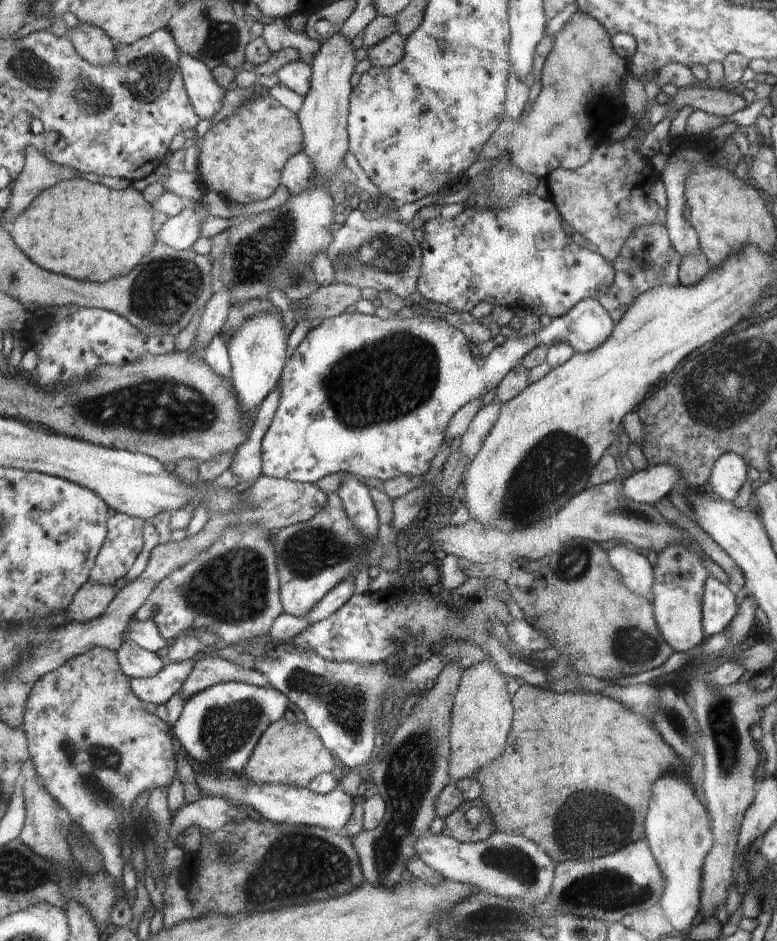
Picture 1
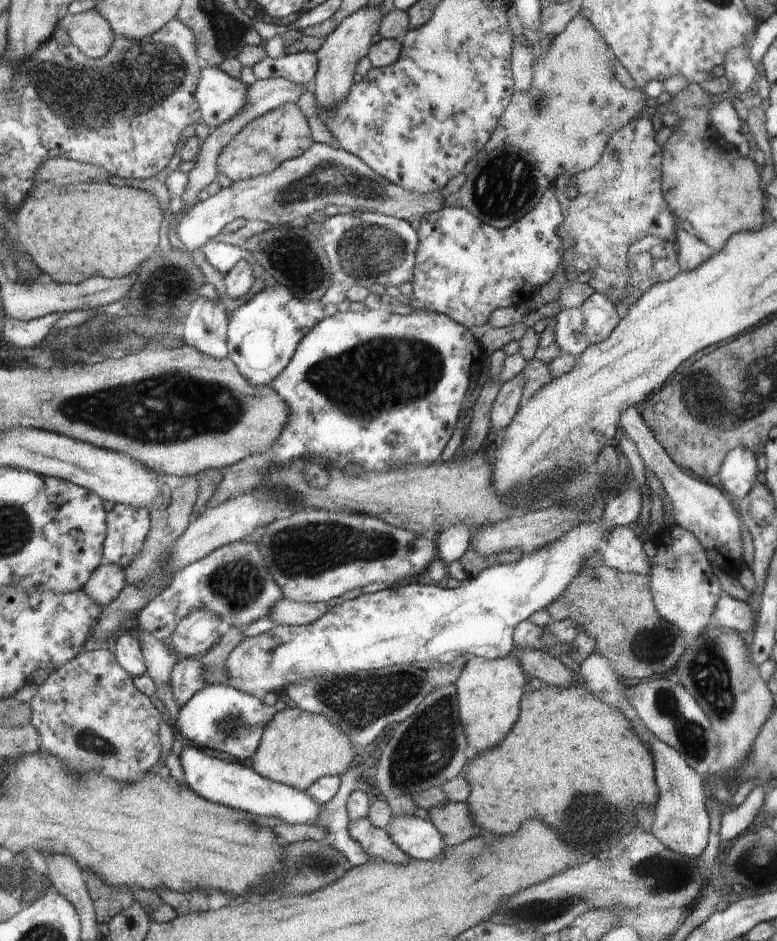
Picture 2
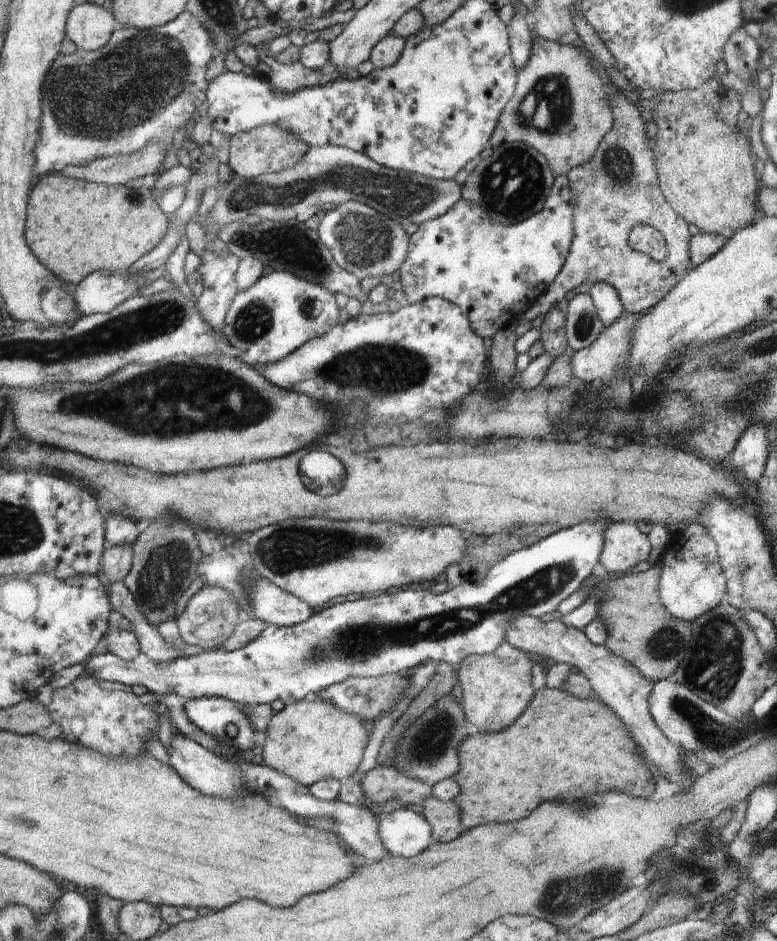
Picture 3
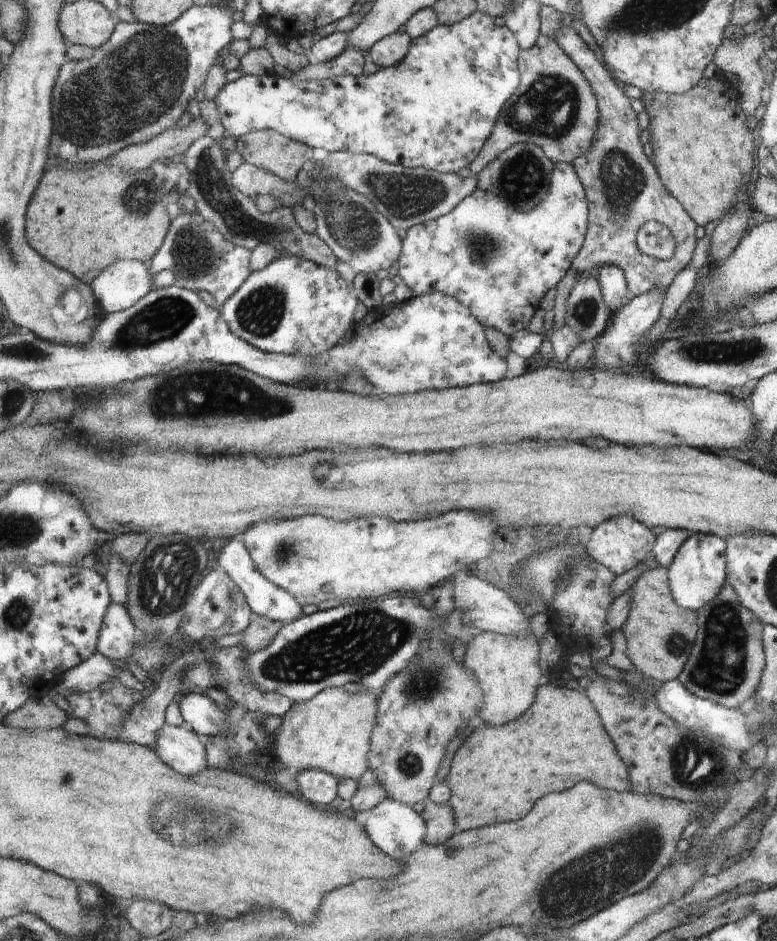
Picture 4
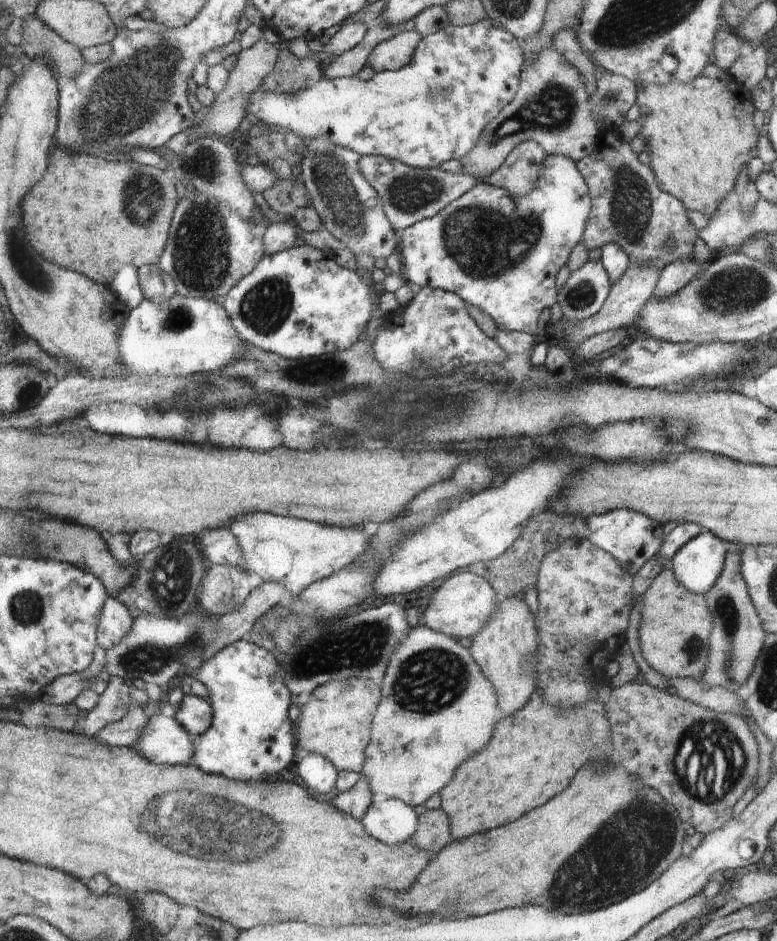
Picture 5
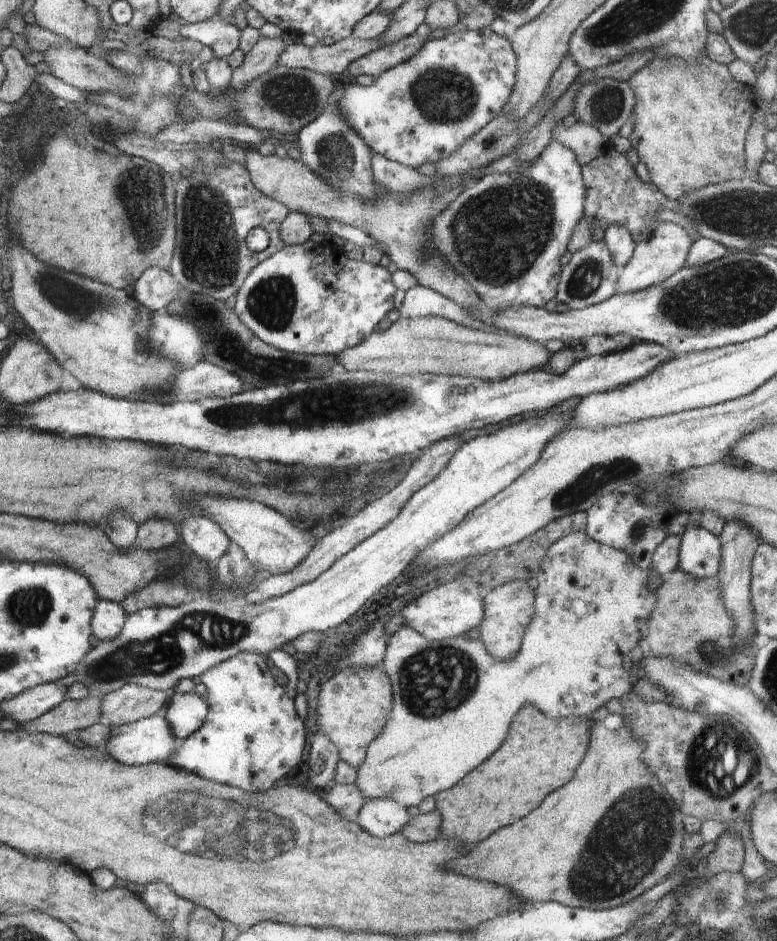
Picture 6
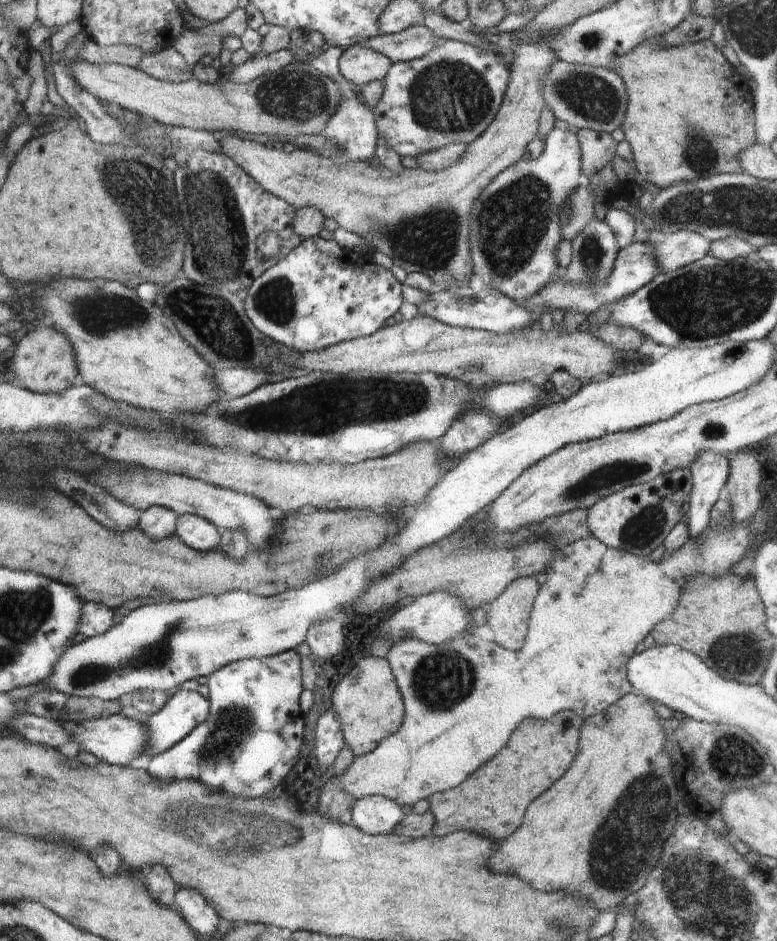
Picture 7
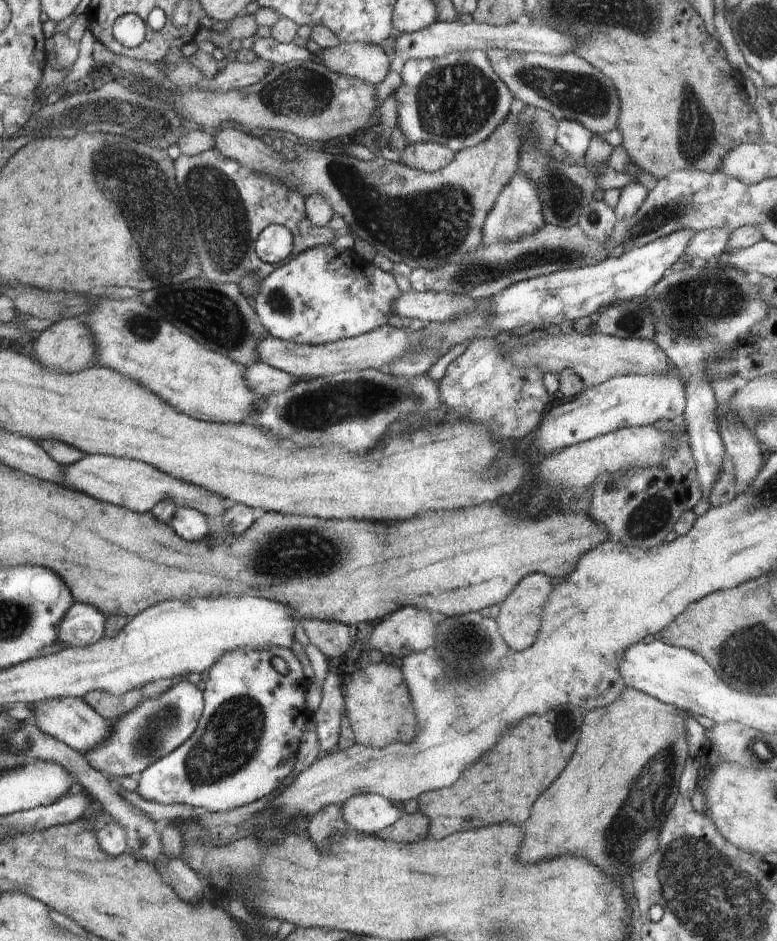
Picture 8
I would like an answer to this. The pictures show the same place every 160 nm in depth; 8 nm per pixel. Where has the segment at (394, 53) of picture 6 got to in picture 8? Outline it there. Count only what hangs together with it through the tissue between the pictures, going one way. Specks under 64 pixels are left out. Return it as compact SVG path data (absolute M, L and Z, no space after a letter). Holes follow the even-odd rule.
M341 43L318 53L319 63L328 70L352 79L380 84L391 71L388 55L379 45Z

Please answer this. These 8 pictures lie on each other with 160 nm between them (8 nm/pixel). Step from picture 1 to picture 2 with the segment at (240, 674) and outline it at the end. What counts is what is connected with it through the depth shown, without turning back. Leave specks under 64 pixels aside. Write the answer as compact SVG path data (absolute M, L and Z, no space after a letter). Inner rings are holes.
M231 626L212 648L200 656L205 666L204 678L207 684L227 684L226 659L232 649L236 648L236 645L244 638L241 628Z

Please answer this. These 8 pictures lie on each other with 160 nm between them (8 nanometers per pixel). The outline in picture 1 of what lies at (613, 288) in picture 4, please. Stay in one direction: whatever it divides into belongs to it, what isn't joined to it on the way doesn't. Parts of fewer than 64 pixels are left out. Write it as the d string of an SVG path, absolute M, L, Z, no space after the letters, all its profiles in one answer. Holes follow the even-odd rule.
M596 297L585 298L564 316L552 319L548 327L542 327L535 335L507 338L506 342L501 345L490 345L484 348L482 362L478 364L476 360L478 360L480 355L474 356L472 354L466 336L459 329L454 330L452 326L448 326L448 321L445 319L431 317L427 312L407 319L398 316L382 319L375 314L367 315L358 312L354 314L342 313L341 315L324 319L319 326L308 331L302 342L294 348L290 358L287 359L286 368L284 368L282 377L279 380L279 403L274 418L261 442L262 472L269 477L315 484L327 474L336 474L336 472L347 472L354 476L378 478L378 480L383 481L389 481L402 475L420 477L428 472L432 458L438 454L438 448L442 446L442 440L444 440L444 430L446 430L448 422L452 420L452 416L466 402L470 402L470 400L480 396L480 394L486 394L486 392L496 387L497 384L500 384L506 373L519 364L532 349L536 348L539 344L548 346L550 343L564 341L570 343L570 346L575 348L576 353L588 352L598 348L610 336L614 325L615 323L612 322L608 311L600 304Z

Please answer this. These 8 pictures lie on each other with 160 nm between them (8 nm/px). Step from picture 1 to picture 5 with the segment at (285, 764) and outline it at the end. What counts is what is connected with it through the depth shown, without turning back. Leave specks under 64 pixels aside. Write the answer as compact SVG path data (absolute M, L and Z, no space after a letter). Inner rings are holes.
M355 678L353 681L320 685L300 709L297 737L301 738L301 750L323 754L338 771L360 773L366 764L364 748L371 742L370 722L381 703L380 688L372 680Z

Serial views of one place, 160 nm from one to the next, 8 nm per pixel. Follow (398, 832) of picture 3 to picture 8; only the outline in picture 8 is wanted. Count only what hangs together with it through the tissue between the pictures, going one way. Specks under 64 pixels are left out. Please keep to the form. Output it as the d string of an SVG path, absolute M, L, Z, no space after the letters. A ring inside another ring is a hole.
M376 793L360 794L341 806L342 819L354 831L377 835L396 823L396 808Z

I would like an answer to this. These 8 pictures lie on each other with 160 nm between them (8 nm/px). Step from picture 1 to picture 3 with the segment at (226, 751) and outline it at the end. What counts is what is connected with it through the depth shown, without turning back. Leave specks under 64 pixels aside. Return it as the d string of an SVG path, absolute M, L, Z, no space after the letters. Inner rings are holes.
M202 697L187 700L183 709L188 717L202 732L210 734L220 744L230 746L234 751L244 752L256 746L256 731L247 714L242 710L244 704L235 703L224 697ZM234 724L238 734L228 736L226 726Z

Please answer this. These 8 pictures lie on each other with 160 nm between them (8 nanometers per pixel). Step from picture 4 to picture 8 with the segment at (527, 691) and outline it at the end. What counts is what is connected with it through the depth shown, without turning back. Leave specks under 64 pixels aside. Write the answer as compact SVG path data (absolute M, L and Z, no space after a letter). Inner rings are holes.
M531 573L523 578L523 581L515 587L515 591L502 602L500 612L496 618L499 624L500 636L508 642L514 650L526 650L534 644L534 638L538 637L543 619L543 607L547 605L548 598L551 598L552 584L550 577L540 573Z

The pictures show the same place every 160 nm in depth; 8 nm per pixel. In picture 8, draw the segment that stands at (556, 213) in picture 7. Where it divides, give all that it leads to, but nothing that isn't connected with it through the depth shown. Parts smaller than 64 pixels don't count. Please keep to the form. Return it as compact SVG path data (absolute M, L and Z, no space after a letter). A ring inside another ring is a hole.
M560 120L556 128L555 144L568 154L568 164L576 165L587 155L594 136L587 127L580 125L576 120ZM518 172L512 178L511 183L499 195L495 207L491 210L486 225L483 227L482 244L492 246L496 242L502 241L520 242L543 229L546 224L547 220L539 187L536 186L536 182L531 179L530 175Z

